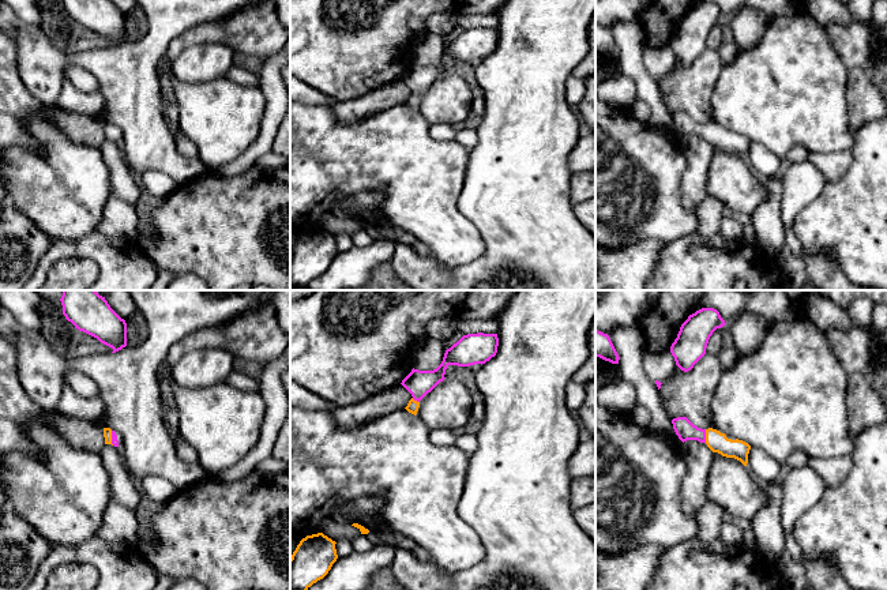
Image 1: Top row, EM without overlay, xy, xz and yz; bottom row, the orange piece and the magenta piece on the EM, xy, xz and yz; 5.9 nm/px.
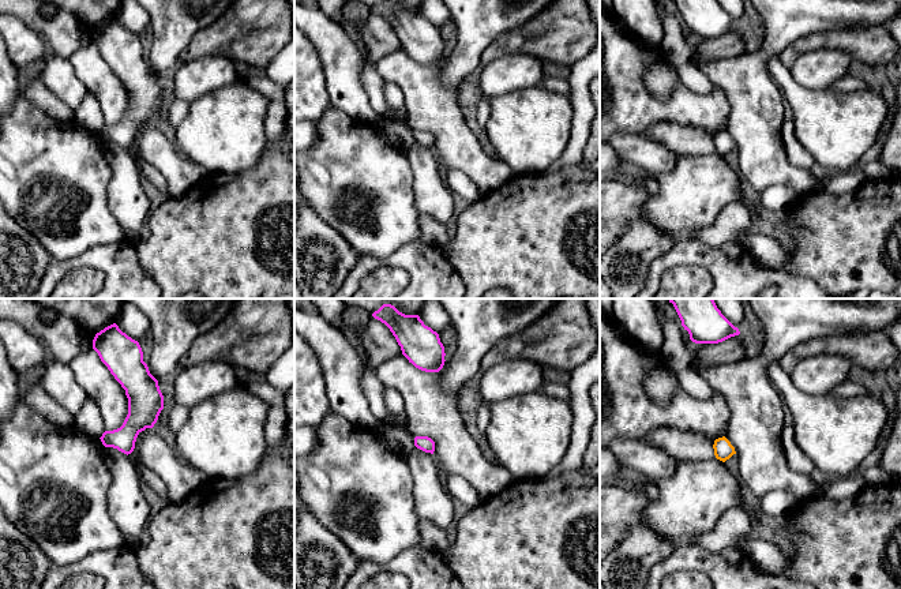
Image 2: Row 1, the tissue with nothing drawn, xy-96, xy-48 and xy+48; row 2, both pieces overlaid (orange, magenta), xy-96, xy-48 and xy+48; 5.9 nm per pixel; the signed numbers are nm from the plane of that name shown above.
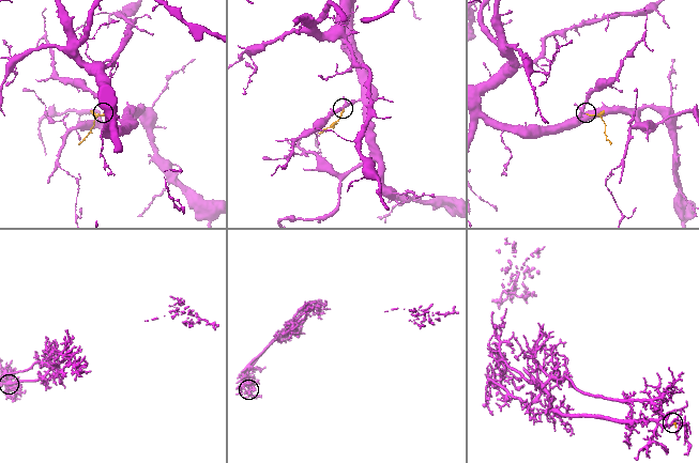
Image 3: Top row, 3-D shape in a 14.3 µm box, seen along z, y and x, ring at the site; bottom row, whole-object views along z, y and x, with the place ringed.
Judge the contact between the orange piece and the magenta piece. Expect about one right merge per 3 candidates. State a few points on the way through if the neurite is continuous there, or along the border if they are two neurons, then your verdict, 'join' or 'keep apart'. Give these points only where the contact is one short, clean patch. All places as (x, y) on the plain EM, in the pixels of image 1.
across yz (717, 136), (706, 131), (690, 127), (683, 121) | join

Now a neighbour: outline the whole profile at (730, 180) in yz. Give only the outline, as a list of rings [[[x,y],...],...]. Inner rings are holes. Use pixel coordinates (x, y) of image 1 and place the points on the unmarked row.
[[[714,153],[707,173],[707,196],[749,218],[766,198],[766,181],[740,155]]]

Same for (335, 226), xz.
[[[331,213],[324,214],[320,221],[320,228],[331,233],[332,236],[338,237],[341,234],[349,233],[353,234],[354,232],[360,230],[360,223],[354,221],[342,221],[334,217]]]

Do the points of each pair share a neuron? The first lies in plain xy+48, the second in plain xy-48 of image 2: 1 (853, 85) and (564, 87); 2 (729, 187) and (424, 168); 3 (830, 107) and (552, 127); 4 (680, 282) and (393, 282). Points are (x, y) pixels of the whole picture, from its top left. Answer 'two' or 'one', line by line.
1: one
2: two
3: one
4: one

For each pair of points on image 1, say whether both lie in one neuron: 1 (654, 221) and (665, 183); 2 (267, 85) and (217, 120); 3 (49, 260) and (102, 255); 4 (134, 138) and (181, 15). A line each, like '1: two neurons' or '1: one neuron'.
1: one neuron
2: two neurons
3: one neuron
4: one neuron

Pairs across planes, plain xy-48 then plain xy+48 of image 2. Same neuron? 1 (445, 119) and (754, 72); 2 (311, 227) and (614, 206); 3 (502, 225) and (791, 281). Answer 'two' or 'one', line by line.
1: one
2: two
3: two

